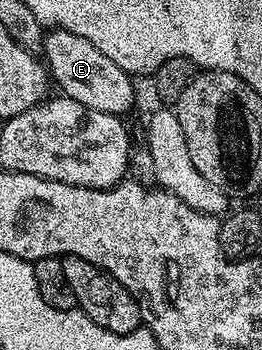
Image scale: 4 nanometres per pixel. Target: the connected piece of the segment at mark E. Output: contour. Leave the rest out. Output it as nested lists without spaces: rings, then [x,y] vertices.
[[[51,29],[44,34],[41,53],[45,58],[45,66],[50,78],[60,87],[62,94],[69,99],[81,101],[89,109],[97,109],[101,113],[126,116],[126,111],[135,103],[135,87],[132,76],[128,75],[121,65],[116,65],[93,45],[93,41],[85,41],[85,37],[77,37],[77,33]]]

